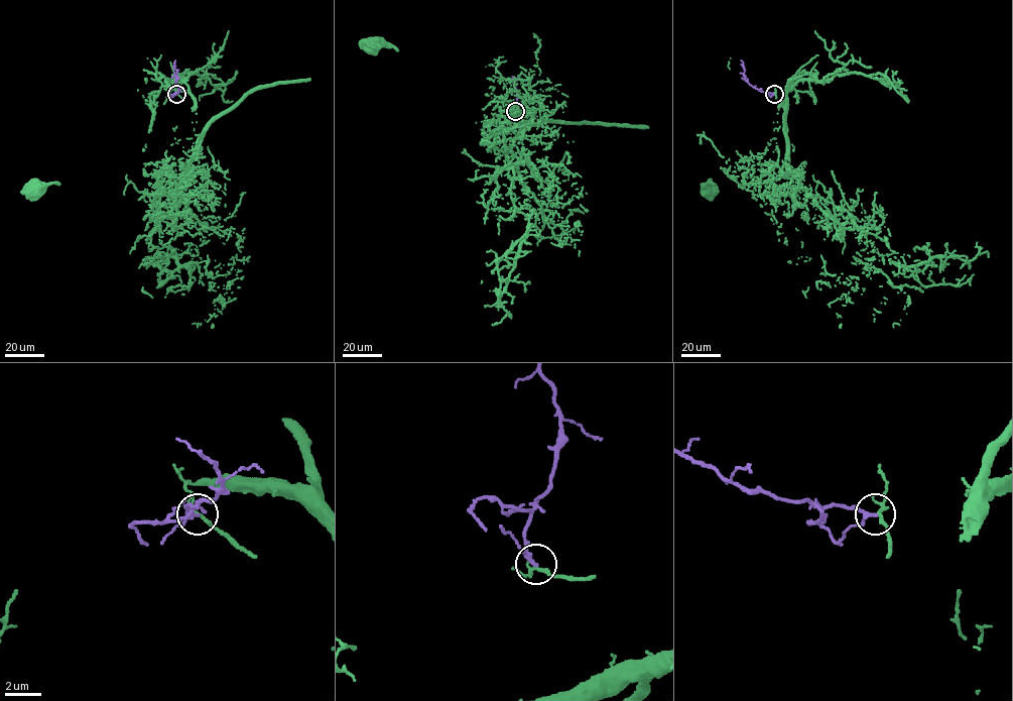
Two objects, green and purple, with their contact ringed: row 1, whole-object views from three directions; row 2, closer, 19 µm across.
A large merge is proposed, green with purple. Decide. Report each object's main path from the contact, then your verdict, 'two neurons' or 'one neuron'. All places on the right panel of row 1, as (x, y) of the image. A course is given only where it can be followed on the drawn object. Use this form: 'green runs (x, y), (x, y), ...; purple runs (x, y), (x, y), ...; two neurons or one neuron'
green runs (774, 94), (791, 86), (796, 92), (797, 102), (786, 104), (786, 132), (714, 184), (709, 183), (710, 190); purple runs (774, 94), (761, 92), (747, 82), (741, 60); two neurons

